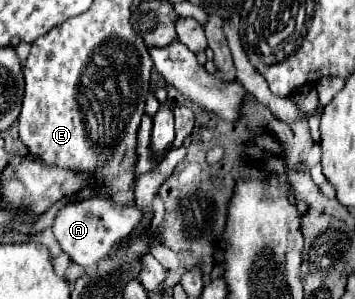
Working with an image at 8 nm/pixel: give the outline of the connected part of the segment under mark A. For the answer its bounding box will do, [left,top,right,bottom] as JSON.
[53,197,141,267]

